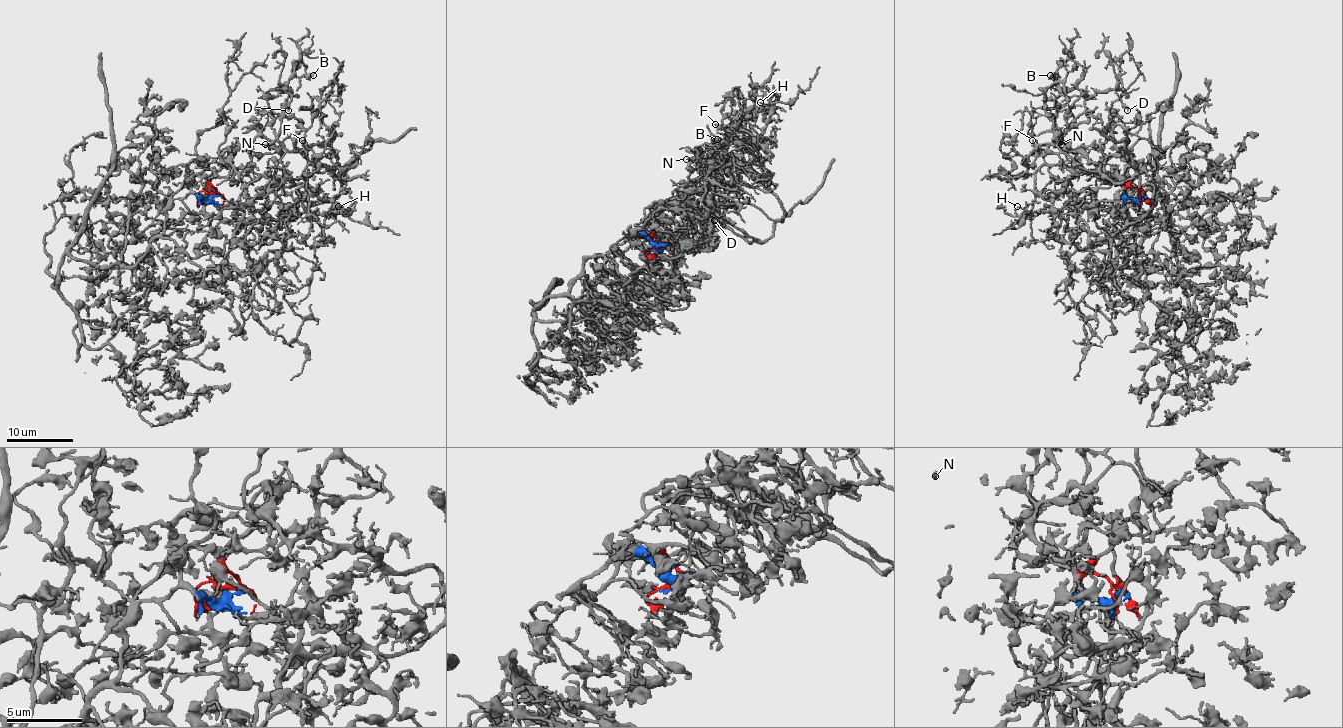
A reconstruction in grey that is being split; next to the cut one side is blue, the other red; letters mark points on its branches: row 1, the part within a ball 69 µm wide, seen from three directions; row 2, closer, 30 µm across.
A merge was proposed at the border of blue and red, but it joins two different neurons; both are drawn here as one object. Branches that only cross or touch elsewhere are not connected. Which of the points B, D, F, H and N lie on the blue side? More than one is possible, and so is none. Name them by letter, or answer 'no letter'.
no letter

